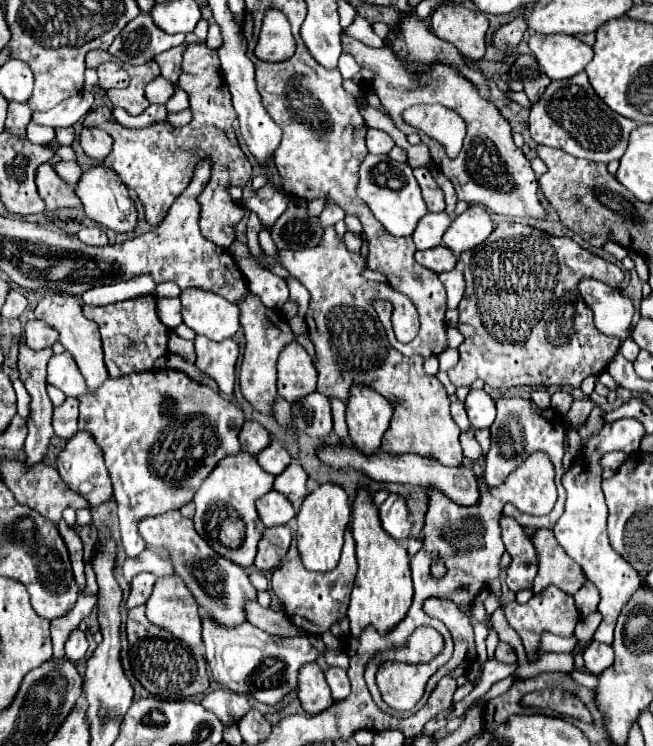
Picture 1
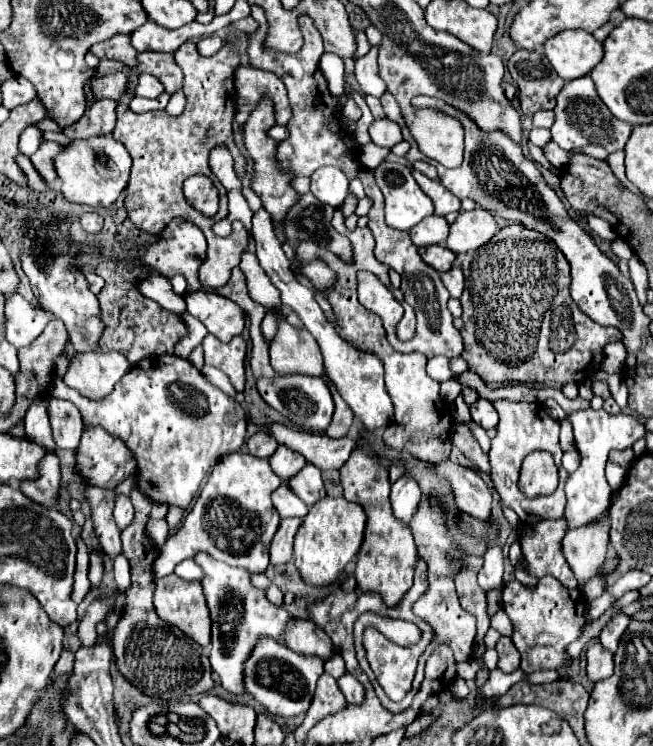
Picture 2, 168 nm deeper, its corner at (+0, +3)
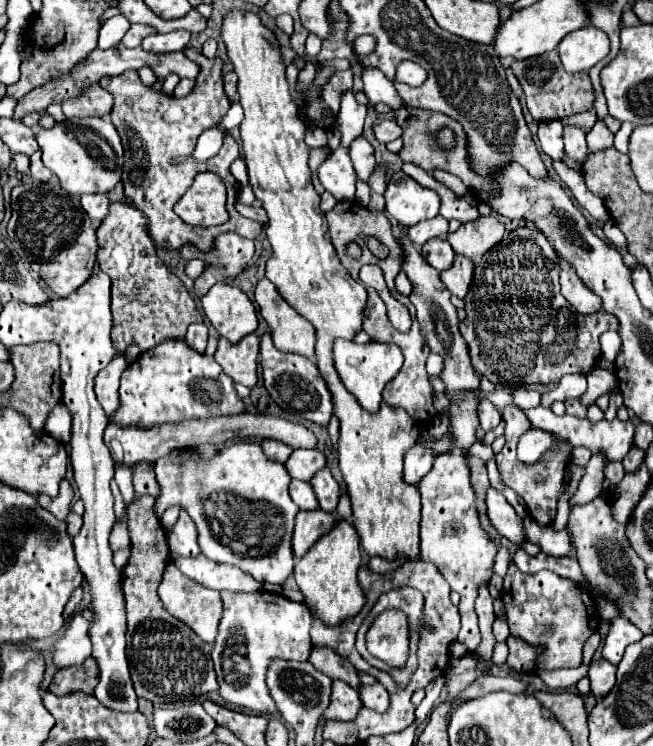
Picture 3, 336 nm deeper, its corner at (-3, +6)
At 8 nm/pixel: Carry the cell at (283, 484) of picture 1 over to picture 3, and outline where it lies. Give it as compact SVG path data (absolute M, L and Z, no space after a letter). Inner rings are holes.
M320 469L312 479L310 479L310 485L314 485L314 493L318 497L318 503L324 511L334 511L336 505L338 505L338 497L340 497L340 491L338 491L338 483L334 481L330 469Z

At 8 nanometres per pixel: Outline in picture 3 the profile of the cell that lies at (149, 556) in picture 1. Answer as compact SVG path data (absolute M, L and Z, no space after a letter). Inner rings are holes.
M204 555L198 557L180 557L176 559L174 564L186 577L190 577L192 581L206 585L208 589L230 589L230 591L260 591L262 583L258 583L254 577L250 577L248 573L244 573L242 569L234 567L234 565L222 565L216 561L210 561Z

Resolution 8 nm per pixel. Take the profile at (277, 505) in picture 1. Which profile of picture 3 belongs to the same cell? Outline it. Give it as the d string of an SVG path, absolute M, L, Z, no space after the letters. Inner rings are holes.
M292 479L292 483L290 483L290 497L292 497L292 501L294 501L300 509L306 509L306 511L318 509L316 495L314 495L310 483L306 483L306 481Z

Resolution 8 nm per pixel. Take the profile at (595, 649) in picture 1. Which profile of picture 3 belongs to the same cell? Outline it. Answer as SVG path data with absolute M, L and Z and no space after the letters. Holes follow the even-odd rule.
M600 657L590 663L588 677L592 693L596 695L596 699L602 699L616 683L616 667L610 665L610 661L606 661L604 657Z

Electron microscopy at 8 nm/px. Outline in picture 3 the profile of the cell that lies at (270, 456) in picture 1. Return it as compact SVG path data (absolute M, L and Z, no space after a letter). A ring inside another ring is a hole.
M294 449L292 457L288 457L284 465L292 479L308 481L318 469L326 465L326 457L318 449Z

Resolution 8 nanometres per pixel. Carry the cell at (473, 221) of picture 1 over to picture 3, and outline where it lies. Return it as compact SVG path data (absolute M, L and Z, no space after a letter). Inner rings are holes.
M482 215L478 221L462 223L458 231L448 235L448 243L452 245L454 253L470 257L472 261L482 257L488 249L492 249L502 237L506 229L494 215Z

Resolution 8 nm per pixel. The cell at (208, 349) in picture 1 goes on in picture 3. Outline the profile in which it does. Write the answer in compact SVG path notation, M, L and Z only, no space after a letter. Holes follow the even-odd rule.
M254 333L246 335L236 345L220 337L214 357L218 365L224 369L224 373L234 379L234 383L252 389L258 381L258 345L260 339Z

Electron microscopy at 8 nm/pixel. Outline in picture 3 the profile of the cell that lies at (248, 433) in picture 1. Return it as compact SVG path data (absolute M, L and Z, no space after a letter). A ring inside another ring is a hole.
M264 439L262 441L262 451L266 453L268 459L278 461L278 463L284 463L290 457L290 453L292 453L292 449L288 445L278 443L276 439Z

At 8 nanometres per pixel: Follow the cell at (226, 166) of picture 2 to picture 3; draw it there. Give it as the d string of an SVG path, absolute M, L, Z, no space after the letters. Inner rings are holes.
M236 159L236 161L230 165L230 171L232 171L234 179L236 179L242 187L248 185L248 173L246 173L246 163L244 163L244 159Z

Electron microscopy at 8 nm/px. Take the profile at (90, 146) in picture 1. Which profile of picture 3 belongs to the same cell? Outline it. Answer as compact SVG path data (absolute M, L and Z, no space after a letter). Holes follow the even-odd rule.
M92 85L84 89L82 97L64 101L62 111L68 121L74 117L104 117L112 111L112 105L112 95L106 93L100 85Z

